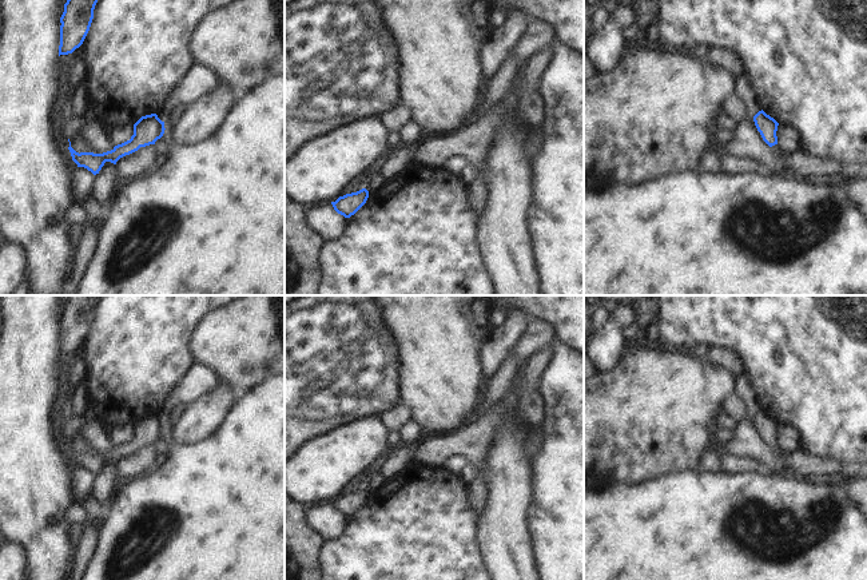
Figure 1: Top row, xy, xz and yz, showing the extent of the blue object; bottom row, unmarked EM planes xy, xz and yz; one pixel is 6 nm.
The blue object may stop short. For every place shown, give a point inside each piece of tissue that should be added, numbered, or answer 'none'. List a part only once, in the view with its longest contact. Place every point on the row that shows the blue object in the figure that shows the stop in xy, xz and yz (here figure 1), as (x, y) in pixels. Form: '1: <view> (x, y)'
none

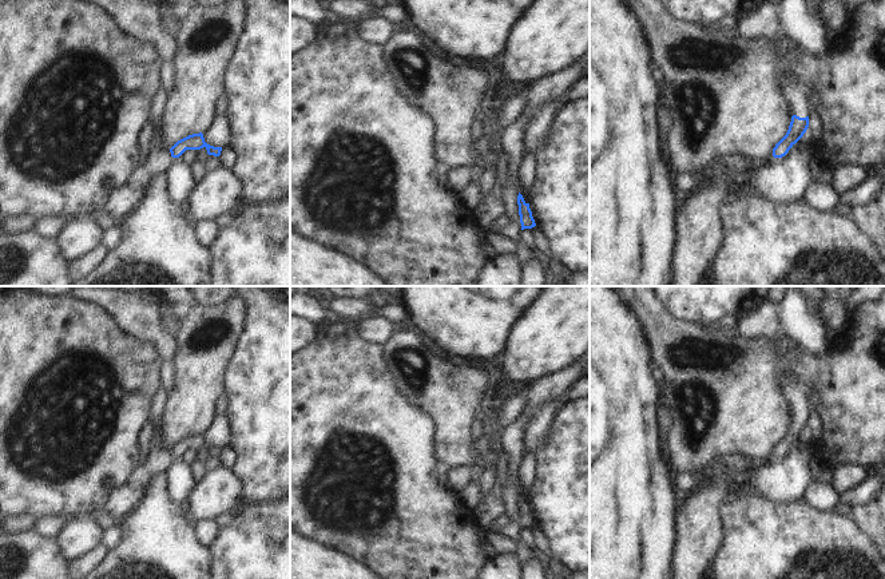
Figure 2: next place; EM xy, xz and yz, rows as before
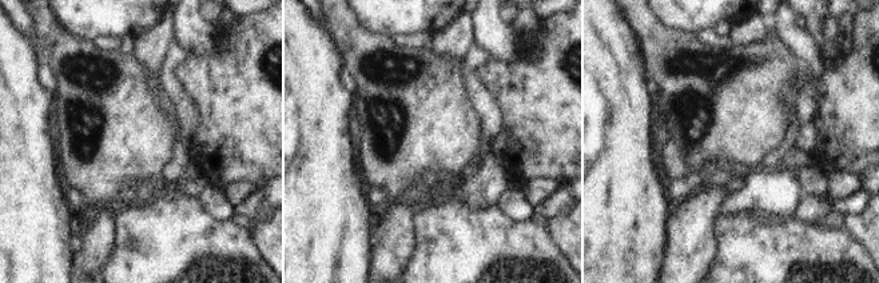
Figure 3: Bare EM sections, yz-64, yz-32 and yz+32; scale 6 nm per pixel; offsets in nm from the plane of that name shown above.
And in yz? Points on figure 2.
1: yz (797, 96)

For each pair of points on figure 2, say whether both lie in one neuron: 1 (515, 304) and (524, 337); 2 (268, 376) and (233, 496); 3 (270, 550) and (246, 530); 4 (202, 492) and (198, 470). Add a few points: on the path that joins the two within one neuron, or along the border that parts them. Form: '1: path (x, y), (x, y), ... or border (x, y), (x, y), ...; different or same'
1: border (532, 300), (512, 325), (507, 336), (507, 344); different
2: border (230, 468), (241, 482), (245, 499); different
3: path (265, 548), (251, 535); same
4: border (206, 471), (195, 483); different

